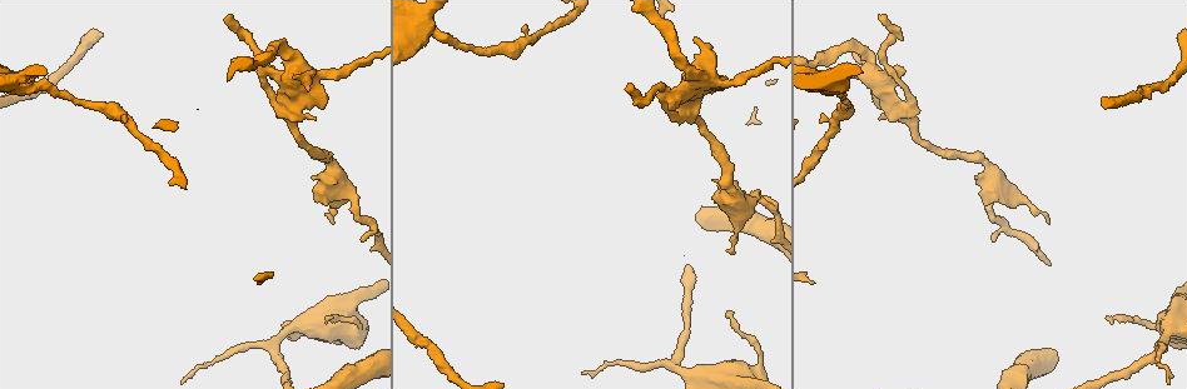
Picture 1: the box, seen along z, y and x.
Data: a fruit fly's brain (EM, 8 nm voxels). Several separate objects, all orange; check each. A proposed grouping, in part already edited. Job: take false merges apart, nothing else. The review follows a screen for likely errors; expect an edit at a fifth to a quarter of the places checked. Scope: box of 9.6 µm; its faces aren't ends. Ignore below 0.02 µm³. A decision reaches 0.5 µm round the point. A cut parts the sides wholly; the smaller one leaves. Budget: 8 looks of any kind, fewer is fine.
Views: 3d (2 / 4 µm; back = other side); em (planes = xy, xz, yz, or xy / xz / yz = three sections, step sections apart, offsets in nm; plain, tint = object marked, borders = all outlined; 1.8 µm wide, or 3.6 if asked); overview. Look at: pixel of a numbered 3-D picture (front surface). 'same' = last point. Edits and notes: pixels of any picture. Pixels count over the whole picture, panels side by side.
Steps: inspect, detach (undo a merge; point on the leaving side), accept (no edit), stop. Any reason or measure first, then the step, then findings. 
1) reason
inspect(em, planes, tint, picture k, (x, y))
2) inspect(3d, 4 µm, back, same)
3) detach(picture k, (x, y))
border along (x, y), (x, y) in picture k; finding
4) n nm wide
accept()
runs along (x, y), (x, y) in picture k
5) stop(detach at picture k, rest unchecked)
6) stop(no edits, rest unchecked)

arms part here
inspect(3d, 4 µm, picture 1, (676, 369))

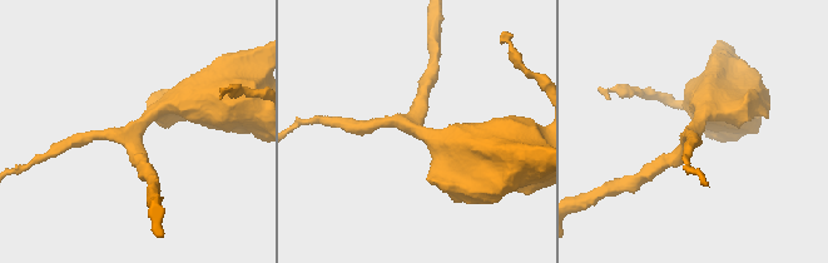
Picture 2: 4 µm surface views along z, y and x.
need the tissue
inspect(em, xz, step 4, plain, picture 2, (695, 129))

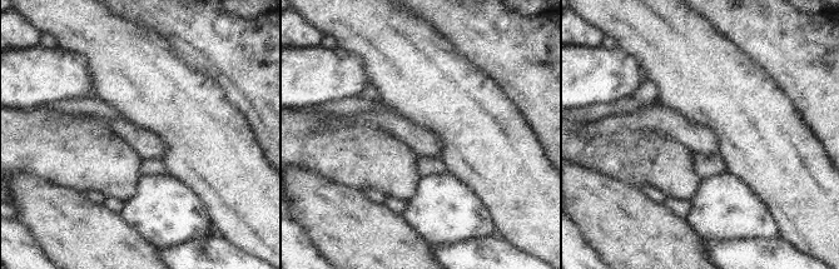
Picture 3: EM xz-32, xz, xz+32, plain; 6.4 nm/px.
with the object marked
inspect(em, xz, step 4, tint, same)

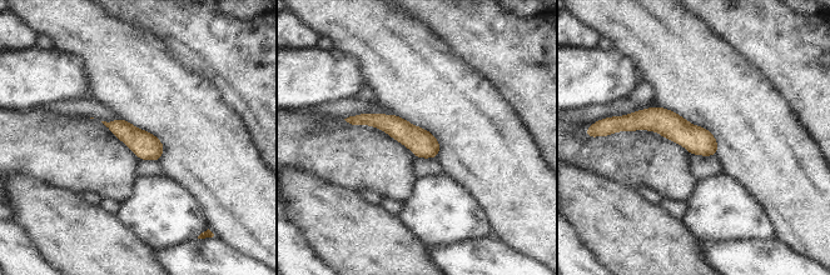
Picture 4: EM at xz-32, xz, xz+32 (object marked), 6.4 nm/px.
3 arms
accept()
runs along (624, 125), (665, 121), (714, 150) in picture 4; one neuron here

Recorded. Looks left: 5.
a fork
inspect(em, xy, step 4, plain, picture 1, (903, 114))

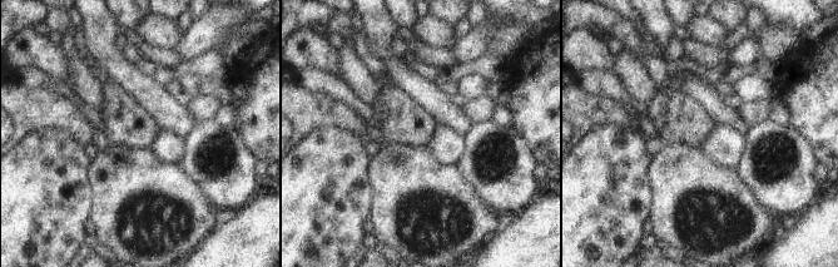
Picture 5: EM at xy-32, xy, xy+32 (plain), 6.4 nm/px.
inspect(em, xy, step 4, tint, same)

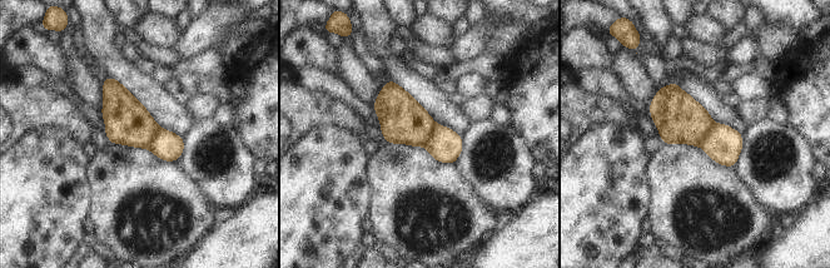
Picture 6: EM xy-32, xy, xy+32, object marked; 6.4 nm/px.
280 nm wide
detach(picture 6, (679, 118))
a second neuron is stuck on

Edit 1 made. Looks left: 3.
stop(detach at picture 6, rest unchecked)

